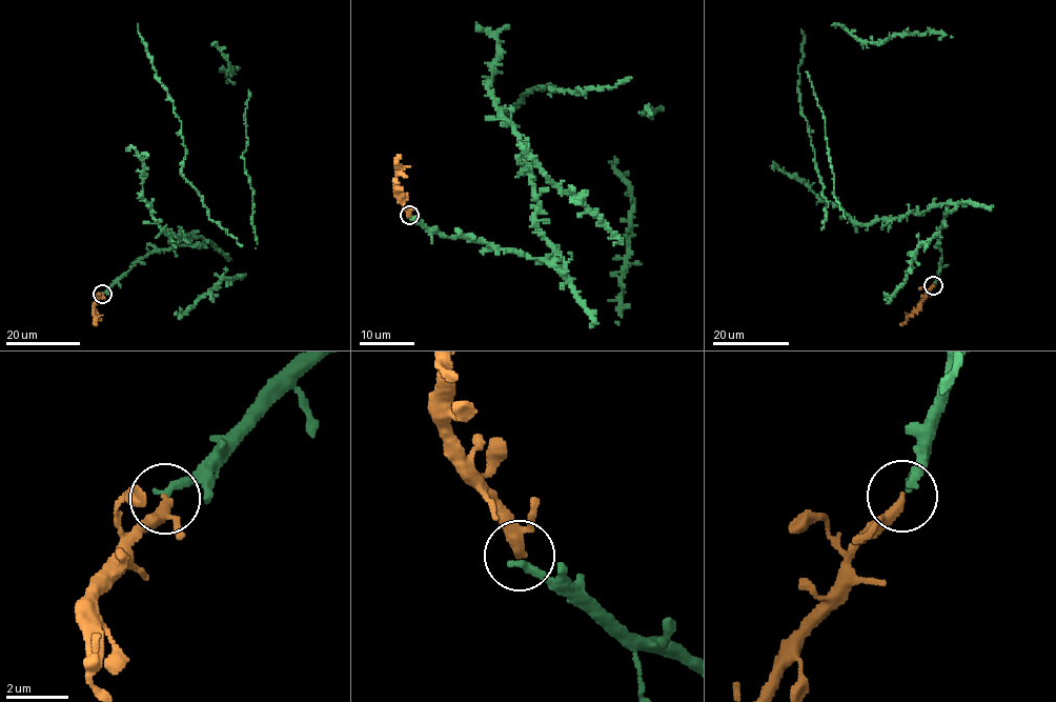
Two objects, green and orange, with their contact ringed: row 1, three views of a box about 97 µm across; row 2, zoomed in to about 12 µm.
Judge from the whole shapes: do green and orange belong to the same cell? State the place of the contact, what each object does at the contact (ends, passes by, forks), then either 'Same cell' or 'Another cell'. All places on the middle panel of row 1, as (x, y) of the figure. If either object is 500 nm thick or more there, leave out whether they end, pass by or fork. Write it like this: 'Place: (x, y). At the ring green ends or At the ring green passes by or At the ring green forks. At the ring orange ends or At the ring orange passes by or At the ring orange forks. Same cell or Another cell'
Place: (409, 215). At the ring green ends. At the ring orange passes by. Same cell

